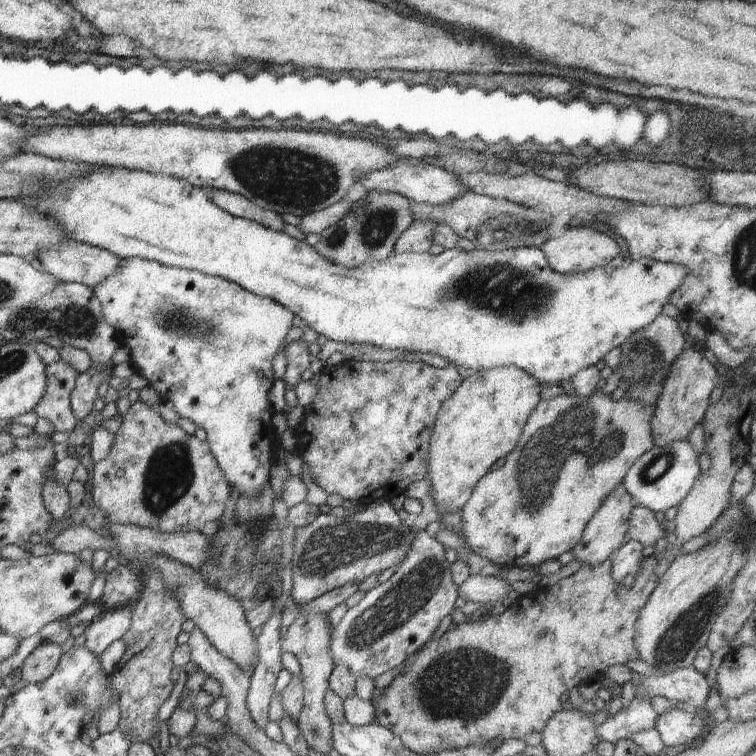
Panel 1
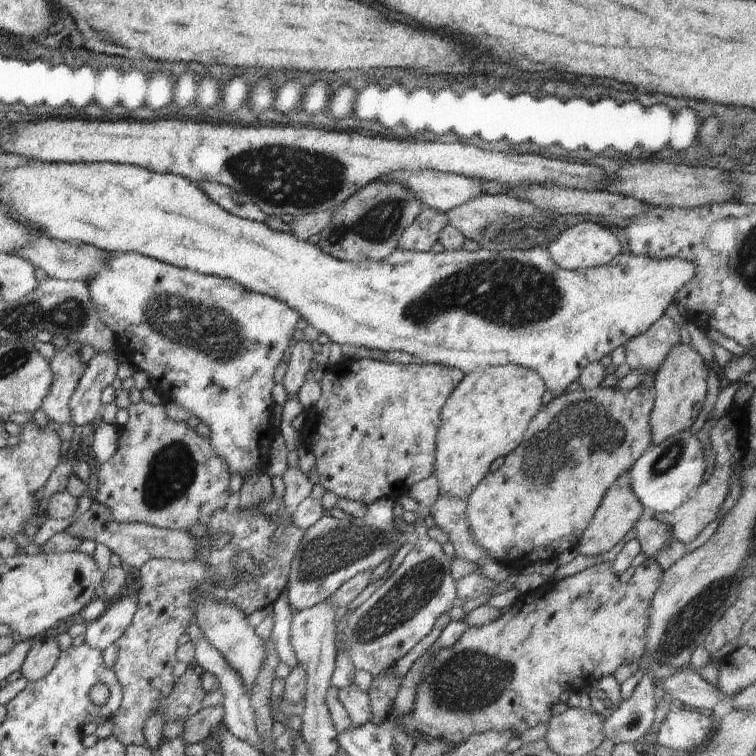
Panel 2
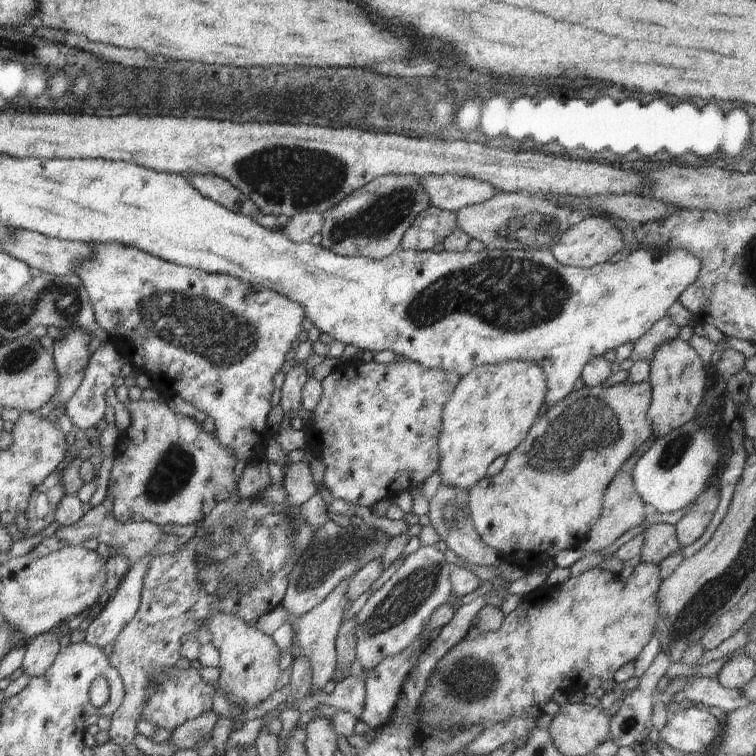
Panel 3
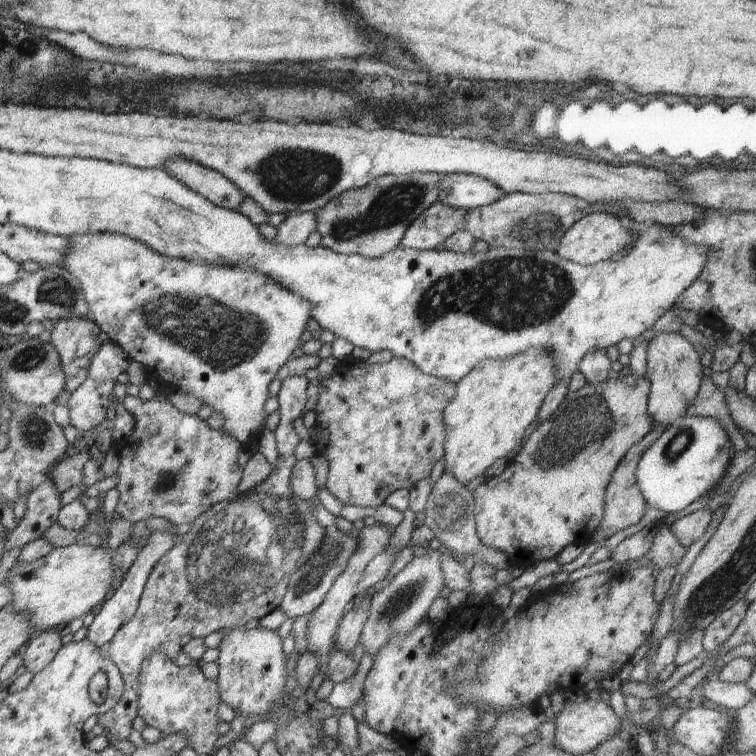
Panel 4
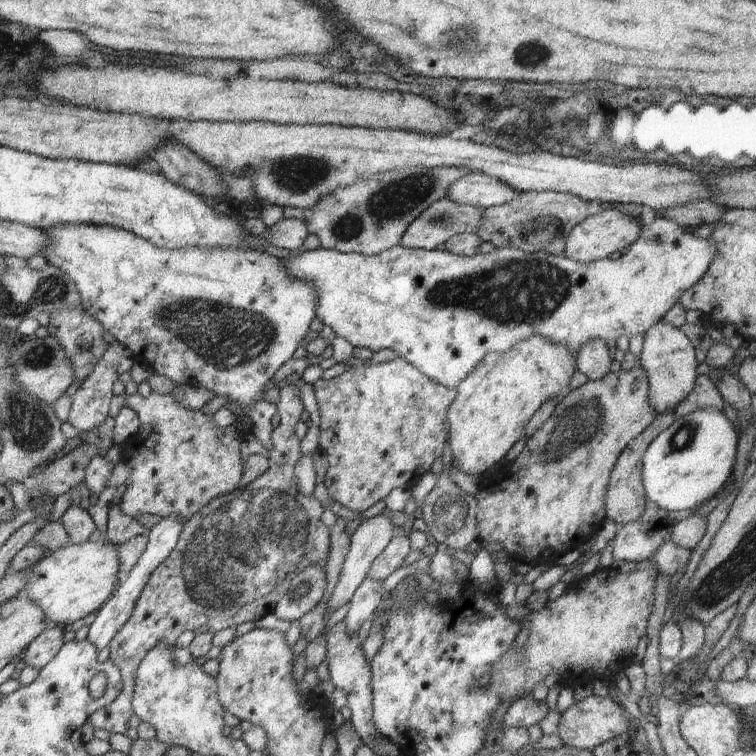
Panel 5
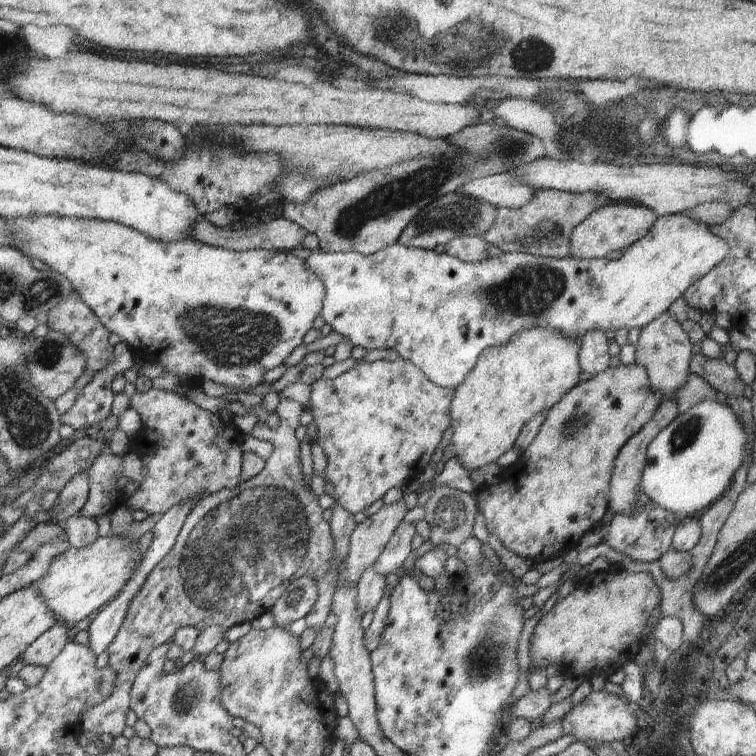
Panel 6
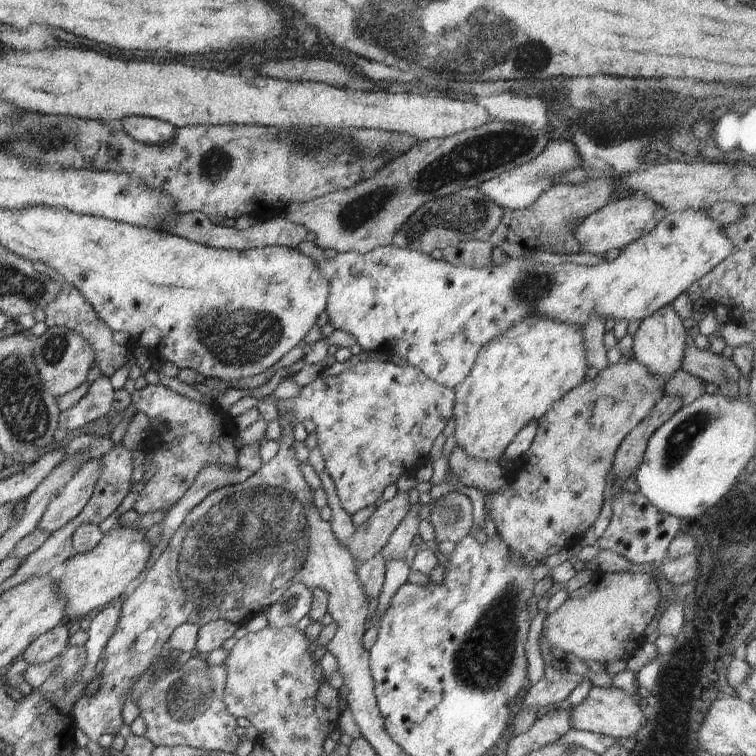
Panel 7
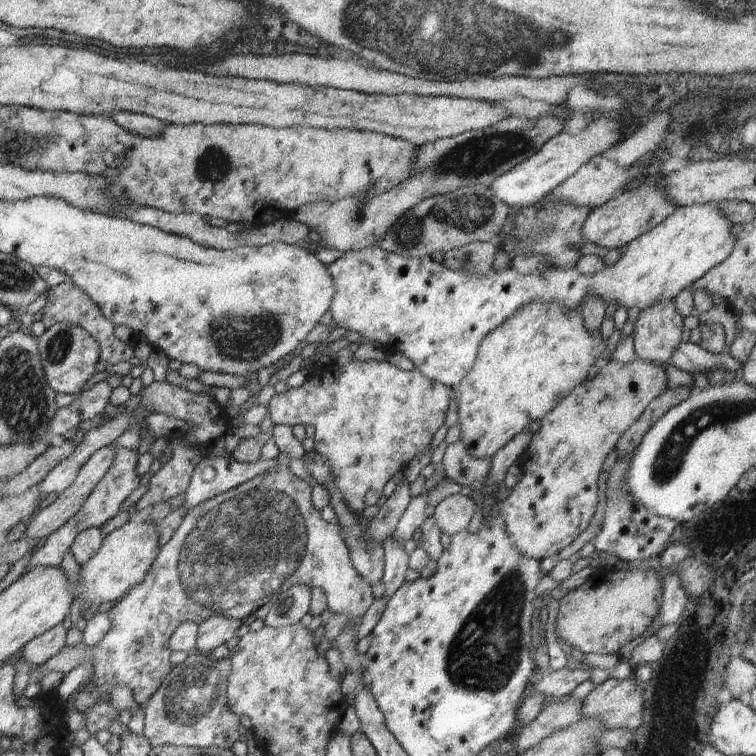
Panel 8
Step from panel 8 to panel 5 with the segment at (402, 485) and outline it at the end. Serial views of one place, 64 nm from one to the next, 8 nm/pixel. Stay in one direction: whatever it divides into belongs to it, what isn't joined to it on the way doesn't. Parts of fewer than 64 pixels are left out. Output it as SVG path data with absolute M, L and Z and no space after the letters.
M379 513L369 519L363 520L361 524L356 528L355 532L351 534L351 543L349 551L345 556L345 561L337 582L334 592L330 597L328 606L329 612L327 613L327 621L337 608L344 606L356 592L356 589L363 583L363 580L367 577L371 564L382 554L382 551L386 548L386 545L392 540L393 530L396 527L392 523L392 518L385 513Z

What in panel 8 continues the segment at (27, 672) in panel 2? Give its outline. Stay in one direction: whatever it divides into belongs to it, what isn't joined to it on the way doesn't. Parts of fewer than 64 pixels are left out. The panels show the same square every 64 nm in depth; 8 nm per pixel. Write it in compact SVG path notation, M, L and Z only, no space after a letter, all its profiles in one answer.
M60 623L40 636L35 636L21 650L20 656L31 664L43 665L49 658L58 654L66 646L67 623Z

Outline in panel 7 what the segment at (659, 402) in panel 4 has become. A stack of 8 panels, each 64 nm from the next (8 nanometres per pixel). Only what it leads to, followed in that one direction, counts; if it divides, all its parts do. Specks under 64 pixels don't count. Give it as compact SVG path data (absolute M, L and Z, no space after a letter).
M670 304L643 318L634 335L632 352L635 360L645 364L648 371L653 375L658 375L661 379L669 379L673 372L682 369L681 360L683 359L685 346L688 344L682 321Z

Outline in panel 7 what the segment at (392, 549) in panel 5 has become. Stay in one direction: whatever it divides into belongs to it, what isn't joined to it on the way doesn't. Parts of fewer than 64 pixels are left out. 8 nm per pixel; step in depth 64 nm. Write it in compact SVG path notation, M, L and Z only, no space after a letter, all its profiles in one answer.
M417 503L411 506L406 513L406 516L402 519L402 522L398 524L396 530L390 536L386 546L381 550L385 564L388 559L404 559L406 551L410 548L414 536L418 534L418 524L420 524L420 516L418 513L422 505Z

